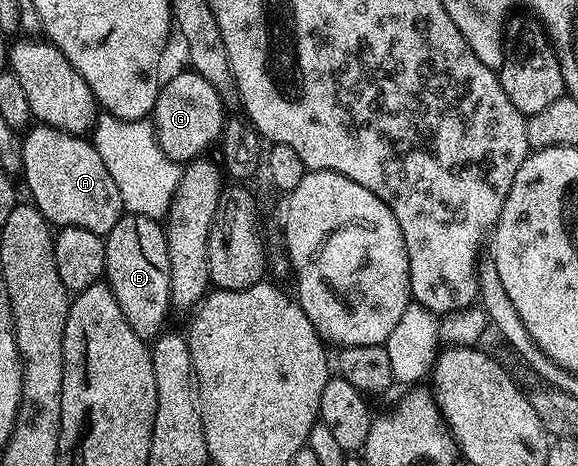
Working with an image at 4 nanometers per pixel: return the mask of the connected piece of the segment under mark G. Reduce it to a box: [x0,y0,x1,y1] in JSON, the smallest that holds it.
[150,70,226,165]

